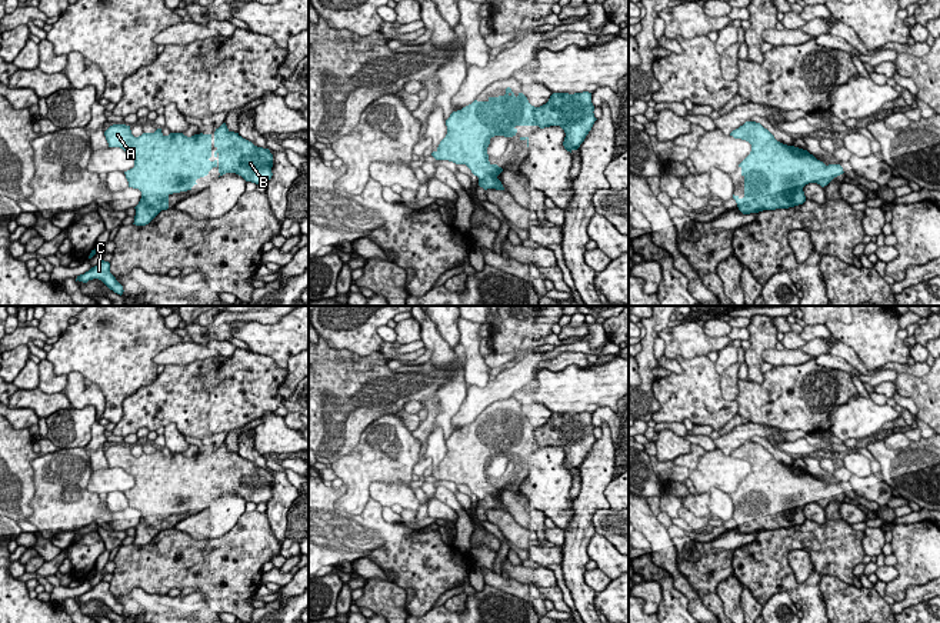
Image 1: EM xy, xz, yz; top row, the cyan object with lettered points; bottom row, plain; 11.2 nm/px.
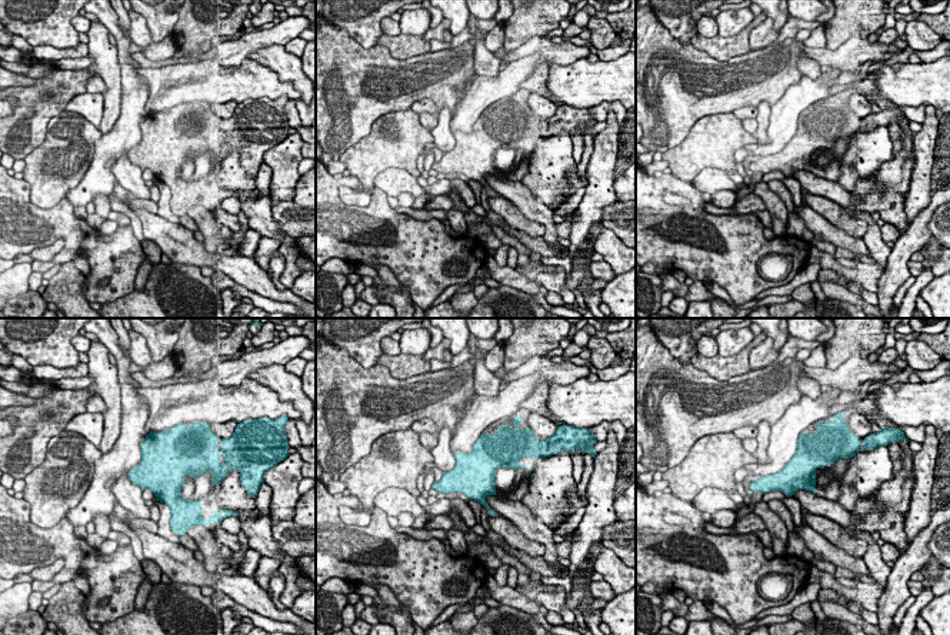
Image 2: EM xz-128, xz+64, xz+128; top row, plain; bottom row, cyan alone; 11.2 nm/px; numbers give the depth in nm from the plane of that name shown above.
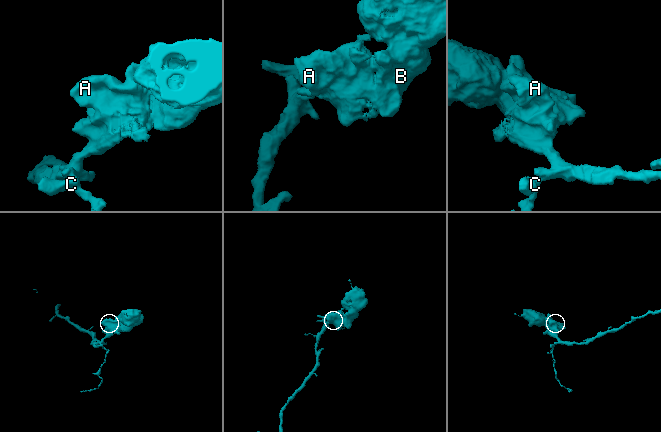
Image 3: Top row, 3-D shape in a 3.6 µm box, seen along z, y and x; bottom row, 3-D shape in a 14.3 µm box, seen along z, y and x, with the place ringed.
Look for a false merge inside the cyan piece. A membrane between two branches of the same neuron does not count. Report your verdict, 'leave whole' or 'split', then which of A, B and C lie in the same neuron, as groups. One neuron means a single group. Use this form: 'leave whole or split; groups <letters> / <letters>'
leave whole; groups A B C

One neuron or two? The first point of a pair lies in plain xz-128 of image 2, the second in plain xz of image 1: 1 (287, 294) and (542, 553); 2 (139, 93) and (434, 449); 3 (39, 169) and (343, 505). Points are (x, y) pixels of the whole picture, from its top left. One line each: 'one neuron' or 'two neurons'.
1: two neurons
2: two neurons
3: one neuron

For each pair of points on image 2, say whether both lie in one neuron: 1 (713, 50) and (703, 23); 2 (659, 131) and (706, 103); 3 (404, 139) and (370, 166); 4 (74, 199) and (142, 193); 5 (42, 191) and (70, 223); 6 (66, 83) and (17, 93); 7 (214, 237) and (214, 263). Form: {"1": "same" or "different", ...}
{"1": "different", "2": "same", "3": "same", "4": "different", "5": "different", "6": "same", "7": "different"}

